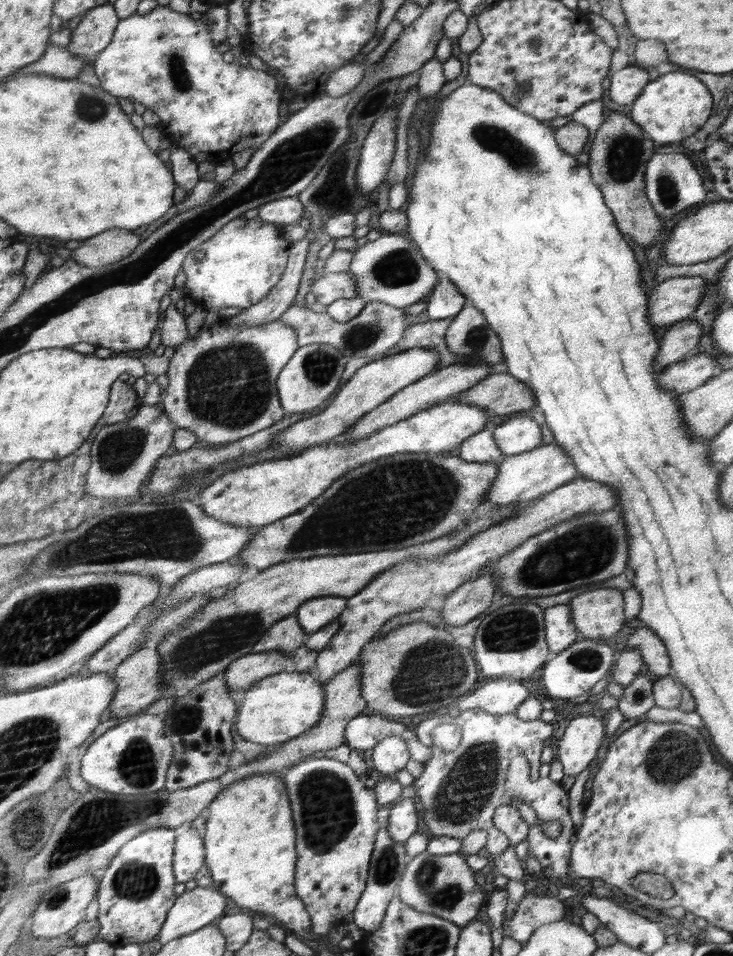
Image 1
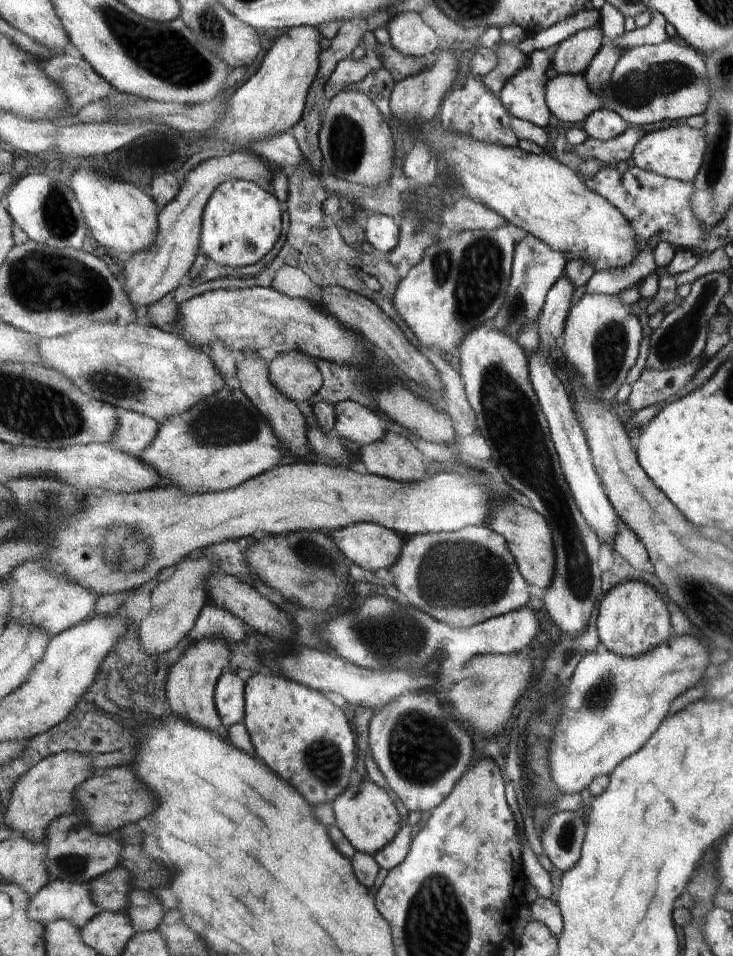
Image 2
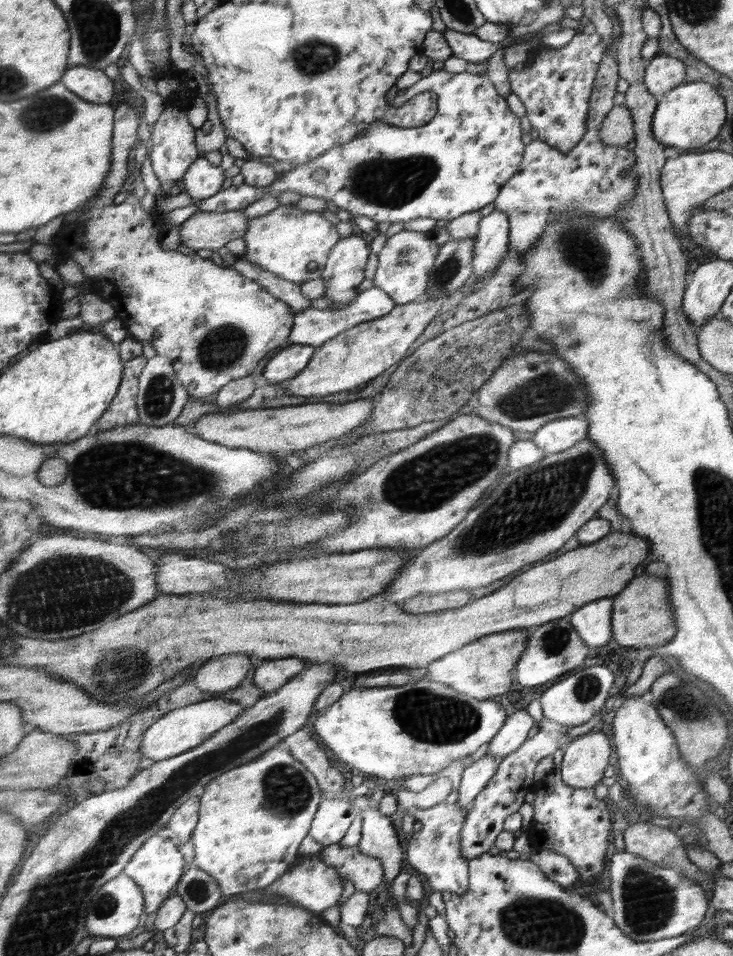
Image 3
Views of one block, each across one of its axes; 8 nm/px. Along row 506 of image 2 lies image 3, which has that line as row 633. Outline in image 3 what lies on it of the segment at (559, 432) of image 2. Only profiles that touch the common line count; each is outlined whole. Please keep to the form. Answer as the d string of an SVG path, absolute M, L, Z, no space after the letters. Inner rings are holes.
M611 597L593 600L571 615L571 623L584 644L604 646L613 640L613 600Z

